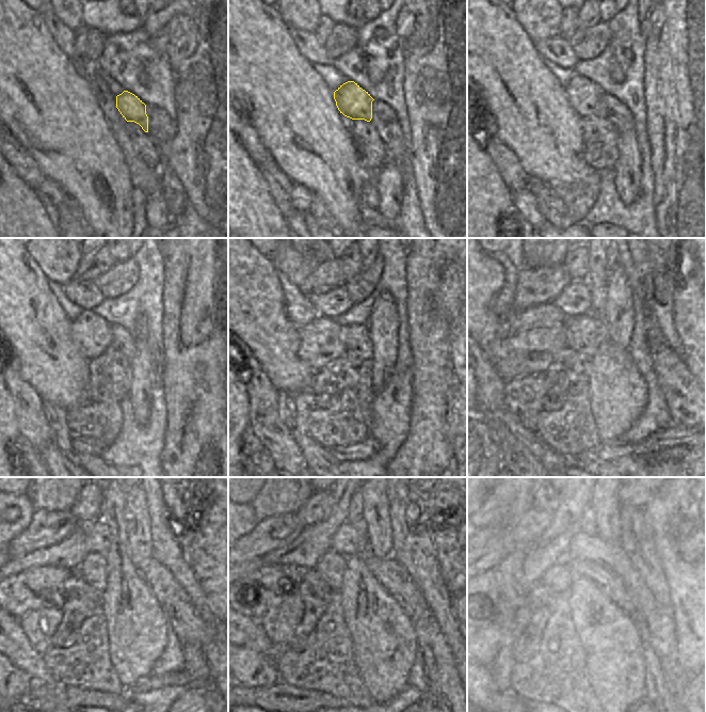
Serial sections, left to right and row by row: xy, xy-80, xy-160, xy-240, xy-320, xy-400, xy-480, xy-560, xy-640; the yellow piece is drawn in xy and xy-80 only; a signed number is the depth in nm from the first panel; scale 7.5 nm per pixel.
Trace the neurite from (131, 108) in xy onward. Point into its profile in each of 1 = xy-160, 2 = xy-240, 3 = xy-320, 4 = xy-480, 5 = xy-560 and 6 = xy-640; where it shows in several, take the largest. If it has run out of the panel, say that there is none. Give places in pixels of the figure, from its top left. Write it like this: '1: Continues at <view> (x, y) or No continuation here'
1: Continues at xy-160 (583, 95)
2: Continues at xy-240 (92, 334)
3: Continues at xy-320 (320, 343)
4: Continues at xy-480 (42, 587)
5: Continues at xy-560 (252, 596)
6: Continues at xy-640 (488, 596).

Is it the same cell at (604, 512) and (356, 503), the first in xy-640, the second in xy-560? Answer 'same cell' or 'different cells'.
different cells

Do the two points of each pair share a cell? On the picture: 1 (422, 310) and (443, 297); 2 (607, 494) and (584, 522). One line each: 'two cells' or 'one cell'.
1: two cells
2: two cells

